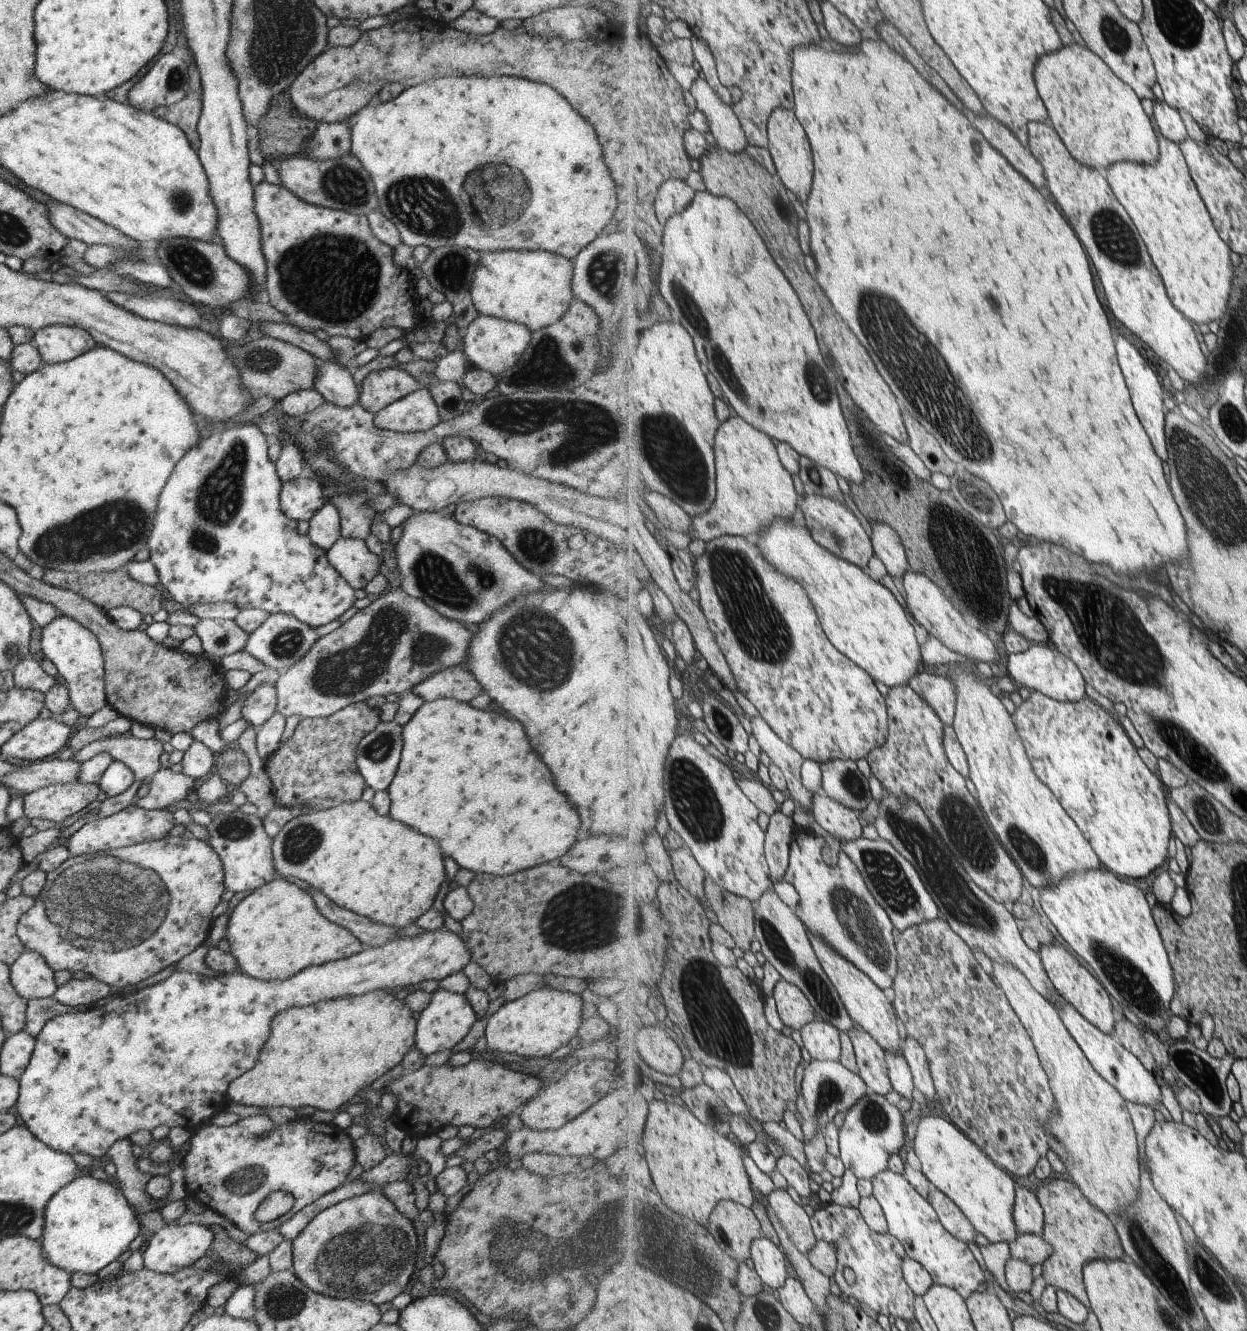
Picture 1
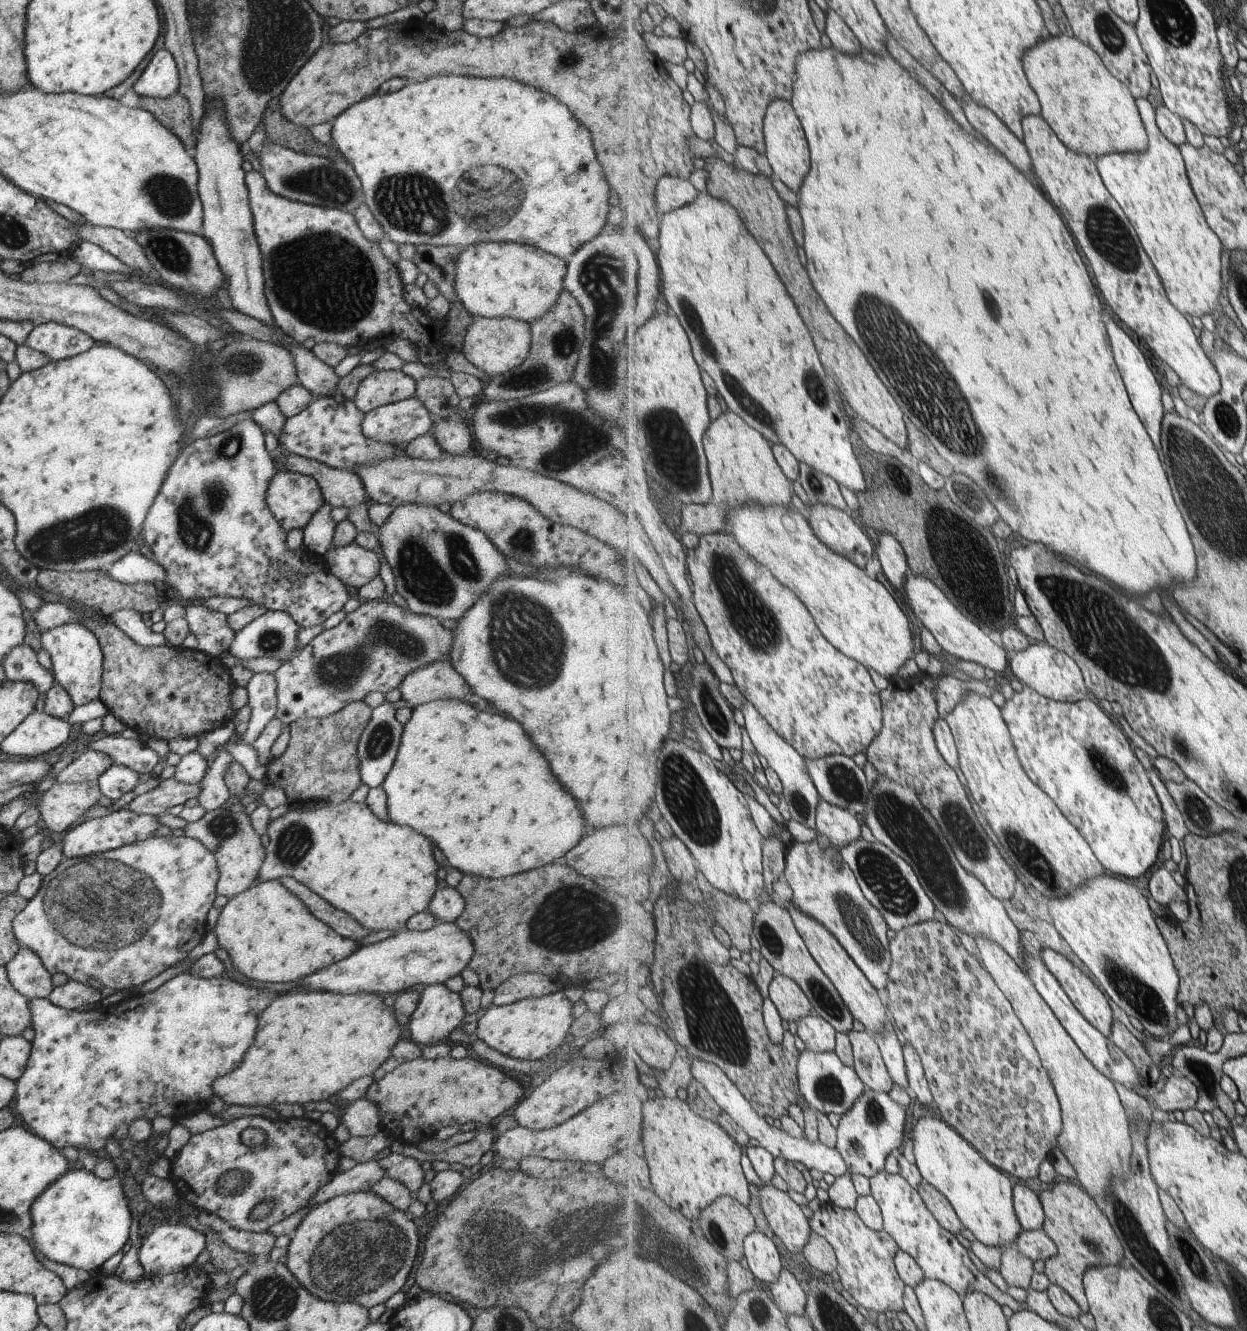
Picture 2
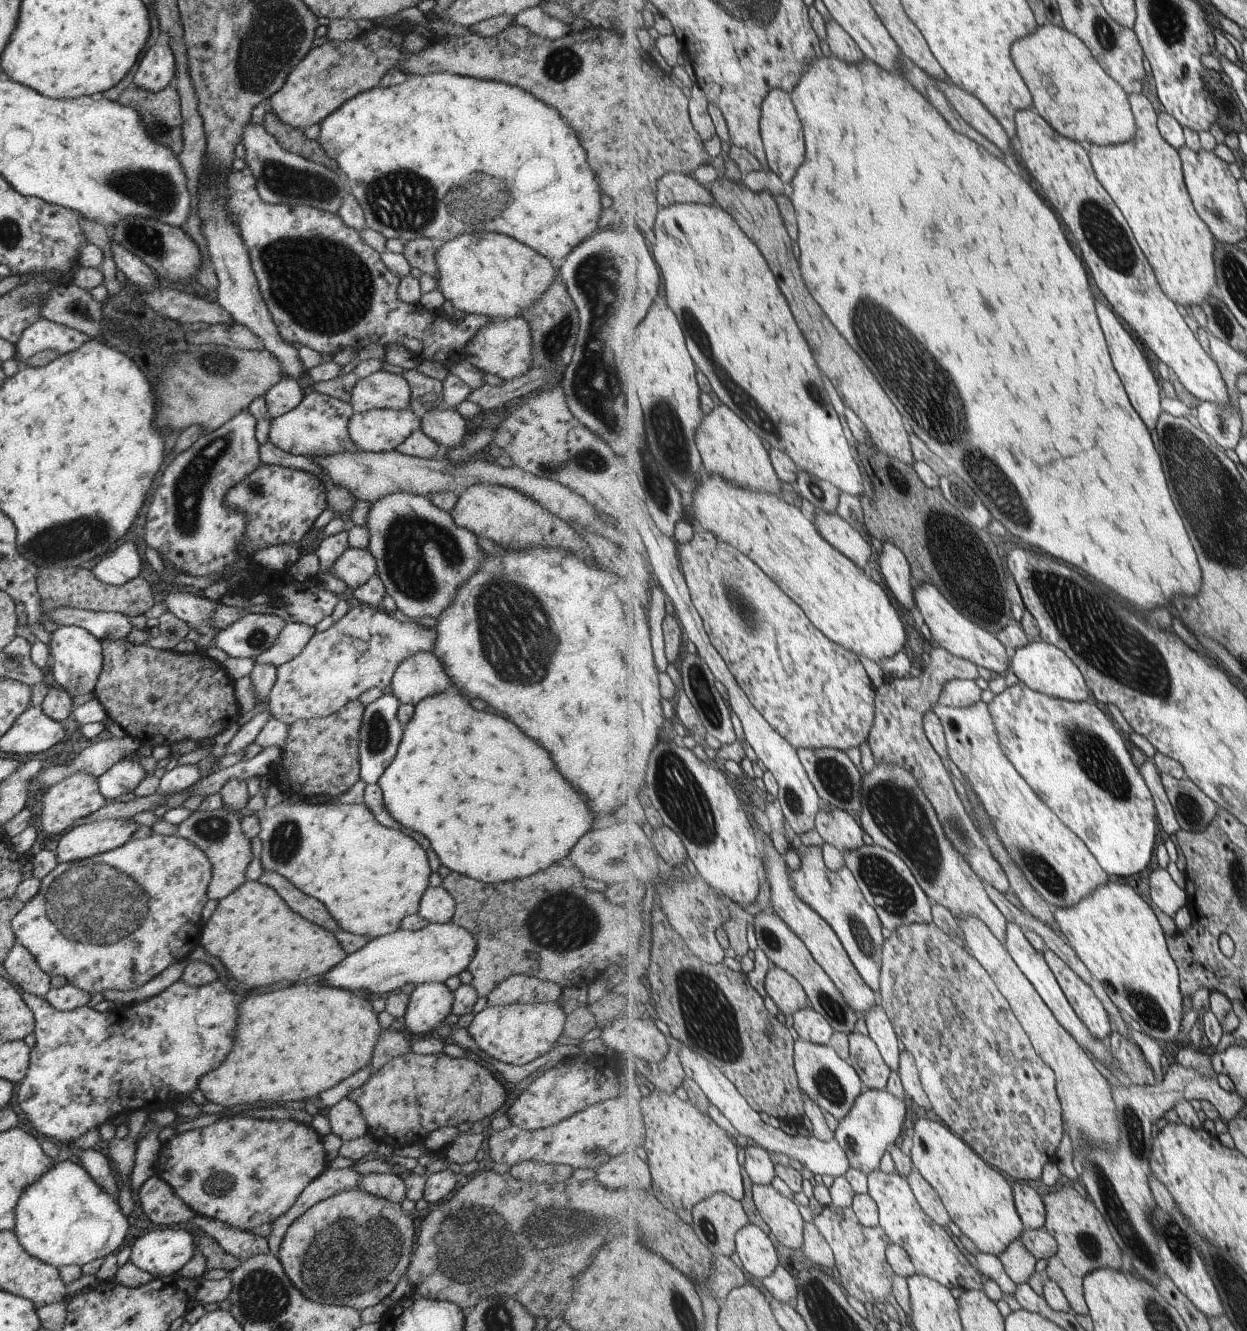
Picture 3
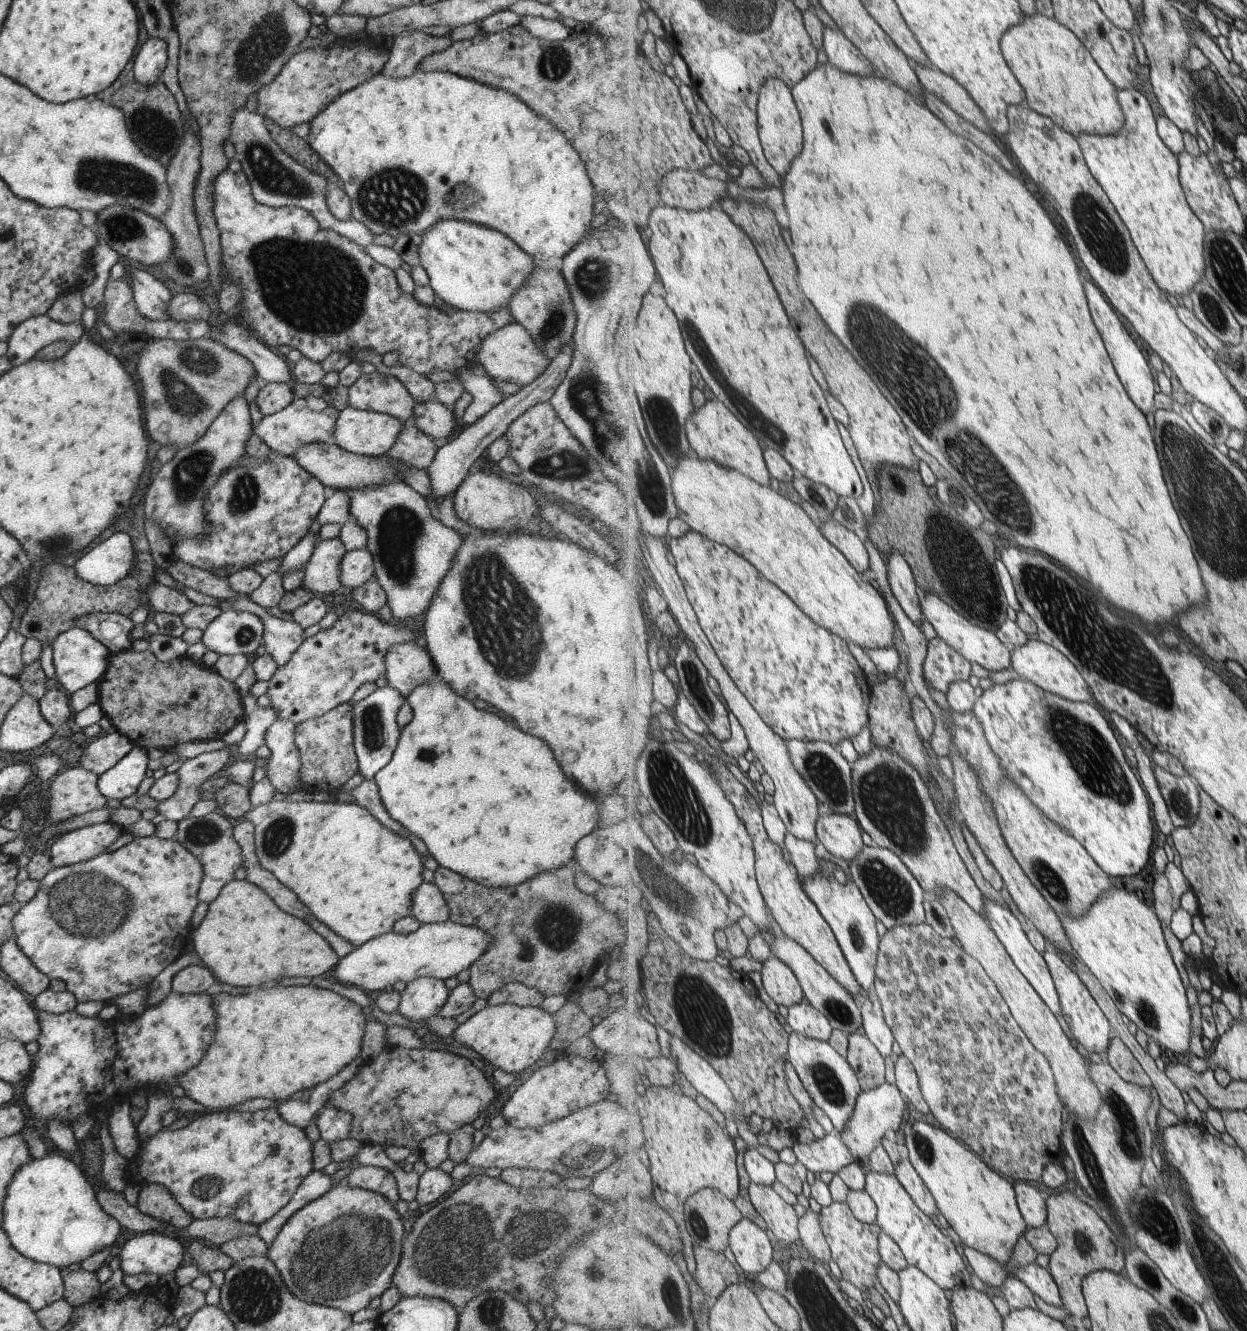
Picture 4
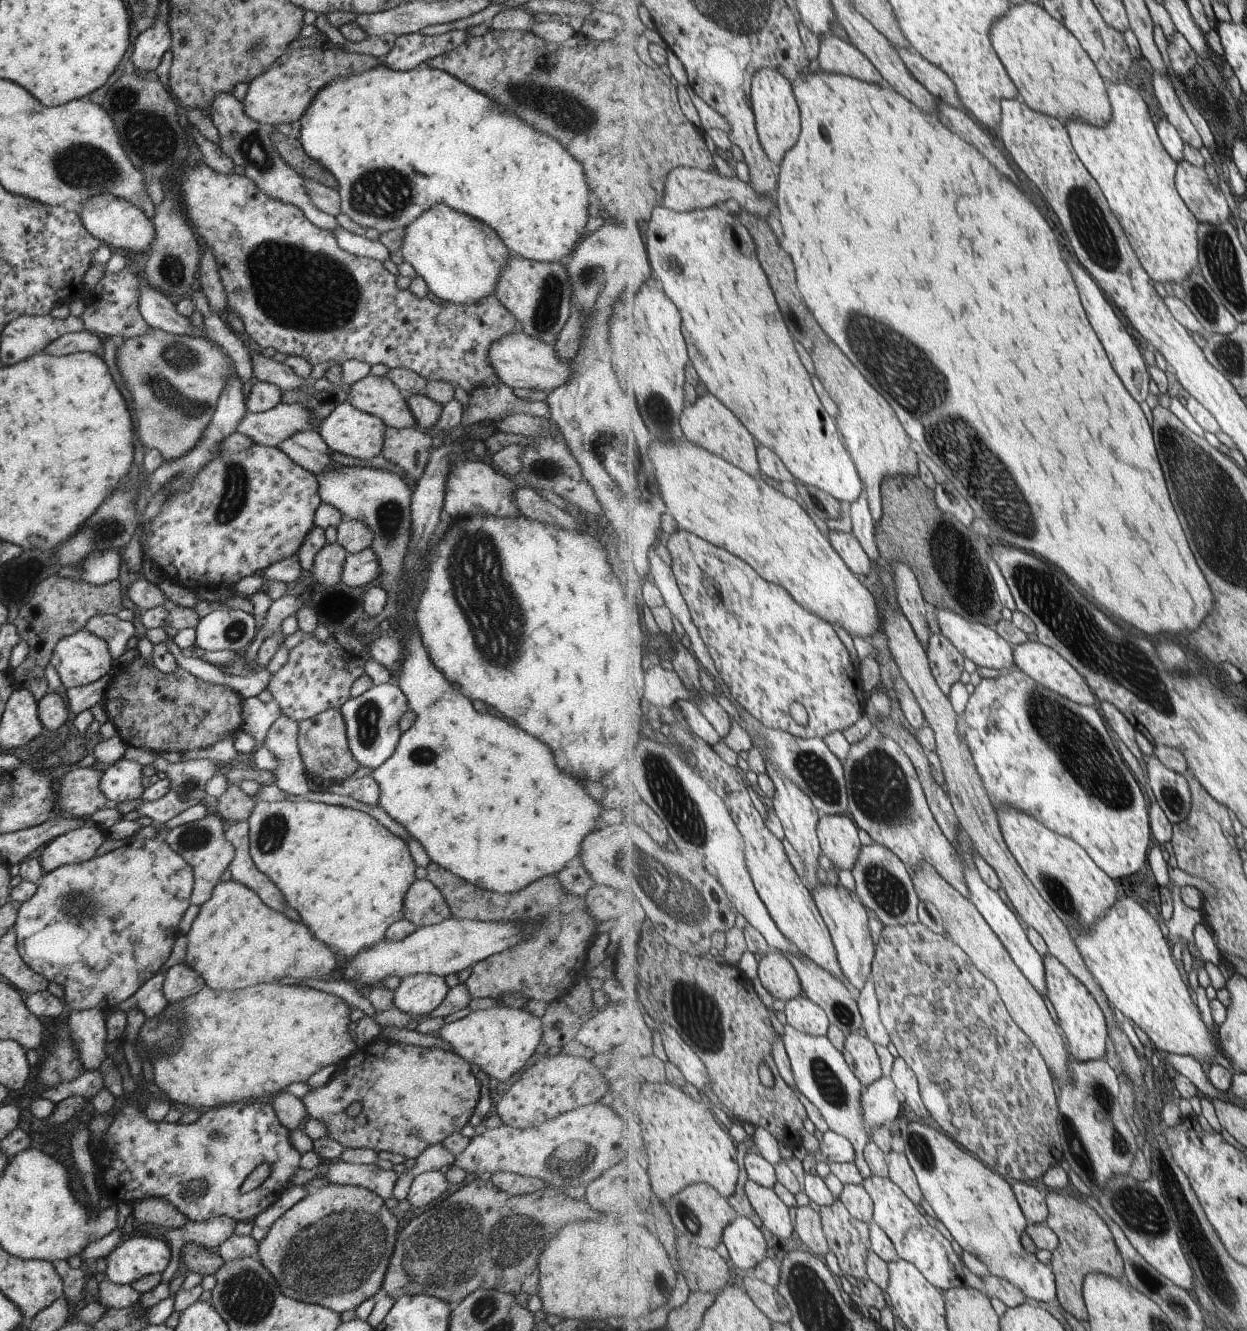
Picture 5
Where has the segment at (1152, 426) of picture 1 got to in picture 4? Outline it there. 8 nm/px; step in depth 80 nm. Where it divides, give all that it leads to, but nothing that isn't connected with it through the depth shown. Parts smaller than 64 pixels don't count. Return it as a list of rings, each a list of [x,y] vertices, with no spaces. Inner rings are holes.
[[[1085,280],[1085,294],[1088,297],[1089,308],[1092,310],[1093,320],[1104,338],[1105,347],[1108,349],[1109,356],[1112,357],[1115,368],[1117,368],[1117,374],[1121,376],[1121,382],[1125,384],[1125,388],[1129,388],[1129,396],[1133,396],[1133,402],[1145,414],[1154,414],[1156,412],[1155,394],[1159,392],[1159,388],[1155,376],[1153,376],[1153,370],[1151,370],[1152,366],[1145,358],[1145,354],[1141,352],[1141,348],[1137,346],[1137,342],[1133,340],[1131,332],[1127,332],[1127,328],[1121,322],[1115,308],[1107,302],[1107,298],[1103,296],[1103,292],[1094,281],[1088,282]]]

